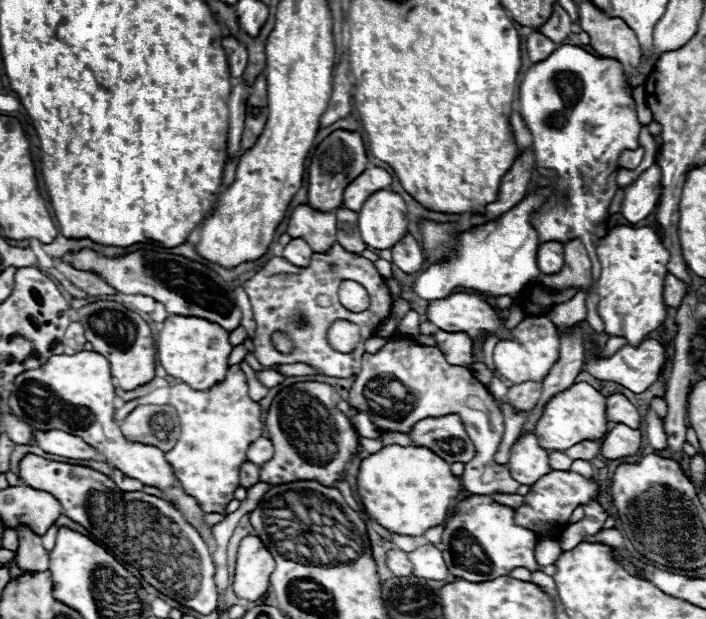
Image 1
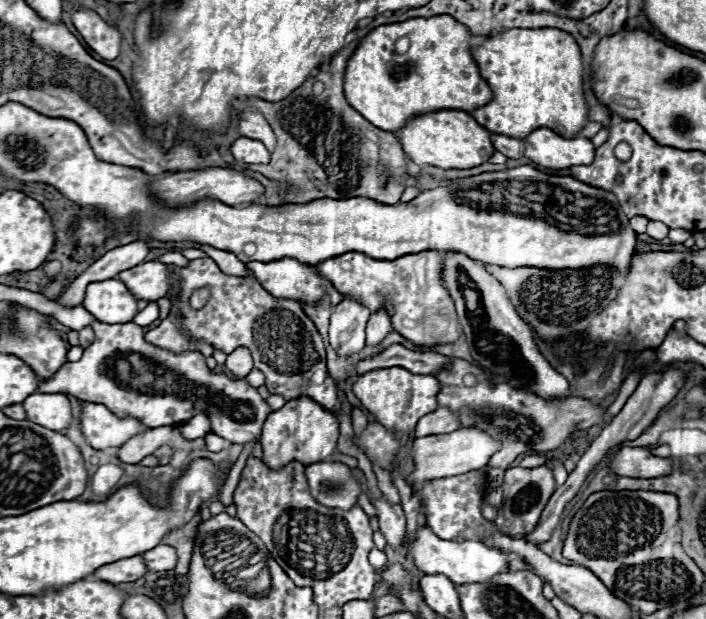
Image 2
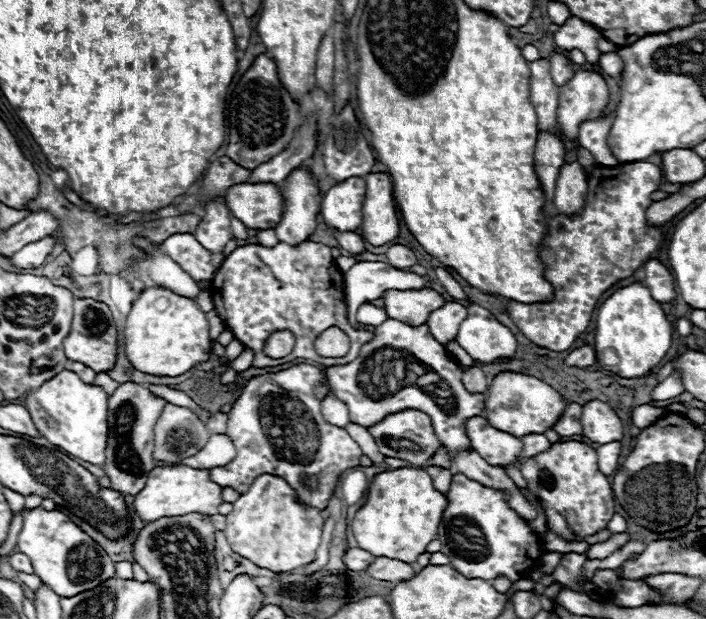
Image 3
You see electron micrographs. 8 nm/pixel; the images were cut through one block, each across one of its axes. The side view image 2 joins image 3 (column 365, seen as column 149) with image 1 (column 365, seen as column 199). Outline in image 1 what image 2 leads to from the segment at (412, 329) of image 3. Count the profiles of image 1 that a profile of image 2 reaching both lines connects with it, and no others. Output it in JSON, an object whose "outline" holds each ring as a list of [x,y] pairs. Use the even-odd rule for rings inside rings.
{"outline":[[[394,336],[376,354],[362,354],[362,370],[356,374],[348,404],[356,412],[364,412],[382,432],[408,432],[418,420],[438,418],[444,414],[458,414],[472,444],[476,444],[476,456],[464,464],[462,484],[470,494],[490,496],[492,492],[516,494],[518,482],[512,480],[504,464],[494,462],[494,454],[504,436],[504,418],[496,402],[480,380],[468,368],[452,366],[446,362],[438,348],[418,346],[412,338]]]}

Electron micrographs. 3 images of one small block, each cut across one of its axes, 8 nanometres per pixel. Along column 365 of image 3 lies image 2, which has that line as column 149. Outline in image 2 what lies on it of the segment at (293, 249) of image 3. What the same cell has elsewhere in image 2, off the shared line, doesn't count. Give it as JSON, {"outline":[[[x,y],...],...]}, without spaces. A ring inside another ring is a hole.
{"outline":[[[210,258],[190,260],[184,268],[168,264],[168,272],[176,276],[172,310],[158,328],[146,332],[146,342],[172,352],[198,352],[196,342],[210,344],[224,354],[244,346],[254,358],[254,368],[264,374],[264,386],[270,394],[284,396],[284,400],[294,400],[294,396],[310,396],[328,412],[340,414],[342,400],[338,398],[334,378],[326,368],[322,336],[318,334],[314,322],[304,314],[298,300],[274,298],[252,276],[226,276]],[[202,286],[210,286],[208,304],[202,310],[188,308],[192,290]],[[176,318],[182,318],[182,330],[178,328]]]}

